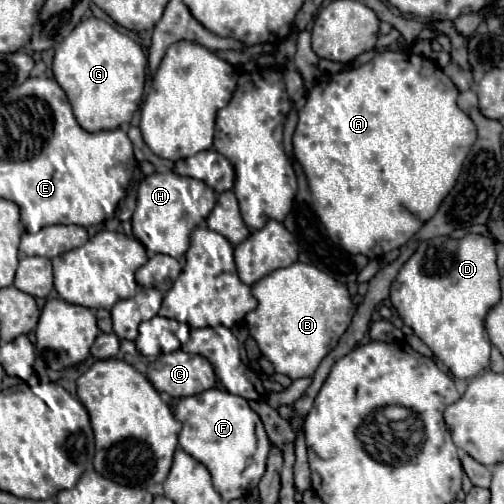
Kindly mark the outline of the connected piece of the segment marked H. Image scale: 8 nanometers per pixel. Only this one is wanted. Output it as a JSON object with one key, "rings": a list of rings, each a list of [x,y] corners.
{"rings":[[[173,172],[147,176],[139,184],[137,192],[137,208],[133,212],[133,234],[149,252],[167,254],[173,258],[181,258],[189,248],[191,232],[203,222],[199,212],[199,202],[195,202],[189,194],[189,180],[185,176],[177,176]]]}

